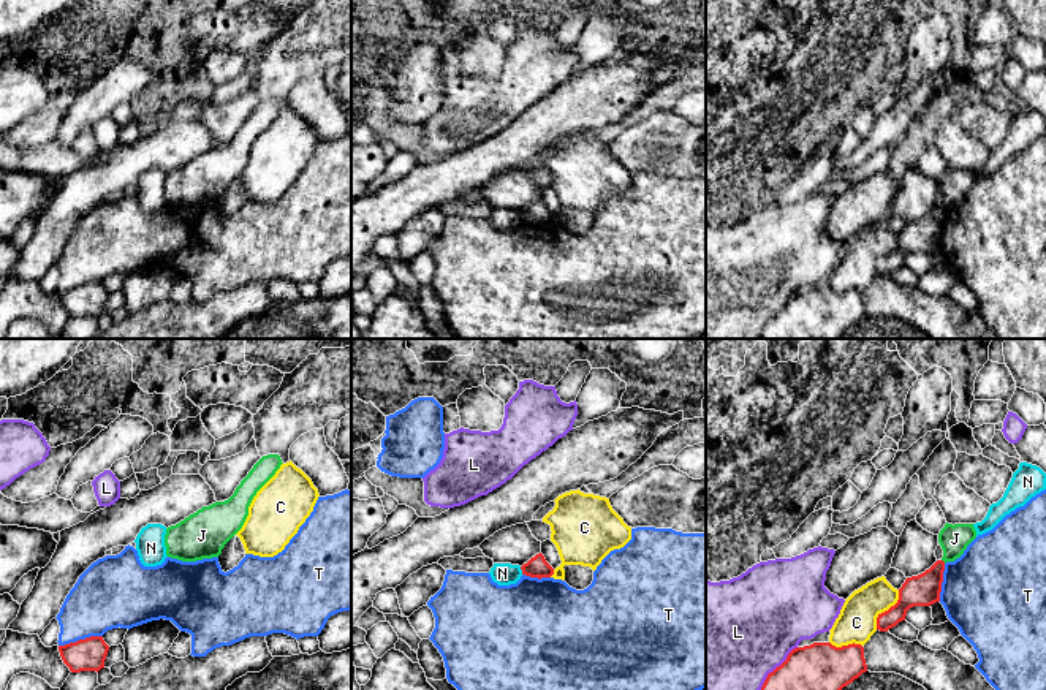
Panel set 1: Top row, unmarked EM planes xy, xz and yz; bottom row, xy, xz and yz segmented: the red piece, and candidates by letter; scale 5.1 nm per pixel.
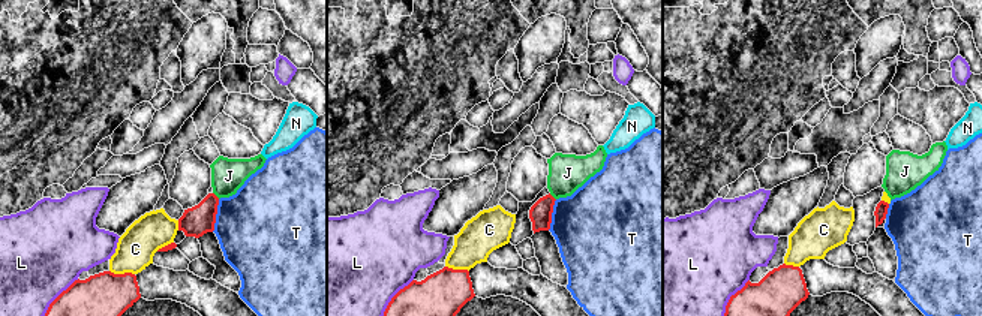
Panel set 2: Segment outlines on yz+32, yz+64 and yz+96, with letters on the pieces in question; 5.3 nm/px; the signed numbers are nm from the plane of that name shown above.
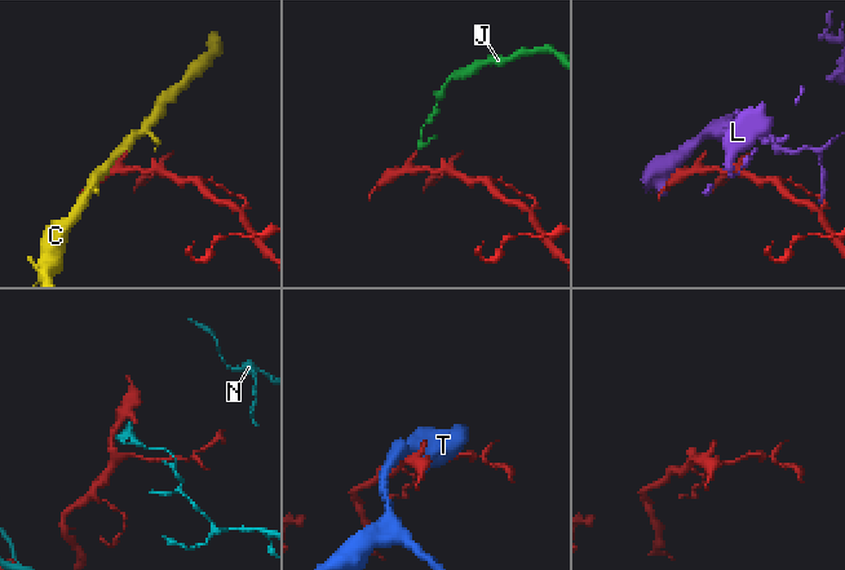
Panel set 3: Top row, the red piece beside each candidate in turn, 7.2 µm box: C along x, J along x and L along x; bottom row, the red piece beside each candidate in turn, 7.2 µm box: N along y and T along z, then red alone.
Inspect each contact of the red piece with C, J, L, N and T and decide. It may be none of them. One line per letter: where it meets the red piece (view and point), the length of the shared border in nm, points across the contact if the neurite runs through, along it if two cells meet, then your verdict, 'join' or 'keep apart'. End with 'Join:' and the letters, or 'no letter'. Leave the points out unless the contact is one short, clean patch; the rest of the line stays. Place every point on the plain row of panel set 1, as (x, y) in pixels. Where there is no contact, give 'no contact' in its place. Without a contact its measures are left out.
C: contact yz (888, 255); length 240 nm; keep apart
J: no contact; keep apart
L: contact yz (776, 314); length 300 nm; keep apart
N: contact xz (521, 214); length 40 nm; border xz (519, 212), (522, 219); keep apart
T: contact xy (79, 285); length 240 nm; keep apart
Join: no letter

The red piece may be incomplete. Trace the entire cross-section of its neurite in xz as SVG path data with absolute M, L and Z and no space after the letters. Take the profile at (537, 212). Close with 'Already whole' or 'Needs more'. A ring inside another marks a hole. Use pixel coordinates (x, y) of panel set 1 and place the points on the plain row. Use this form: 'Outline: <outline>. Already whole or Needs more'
Outline: M541 198L532 203L527 209L524 209L521 215L522 220L538 225L551 223L554 220L554 214L546 207Z. Already whole

